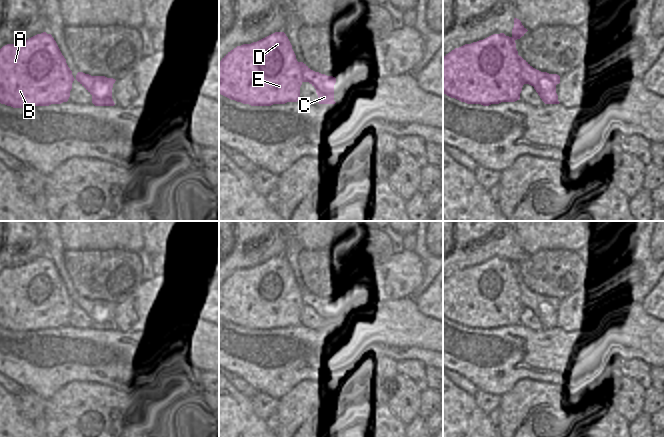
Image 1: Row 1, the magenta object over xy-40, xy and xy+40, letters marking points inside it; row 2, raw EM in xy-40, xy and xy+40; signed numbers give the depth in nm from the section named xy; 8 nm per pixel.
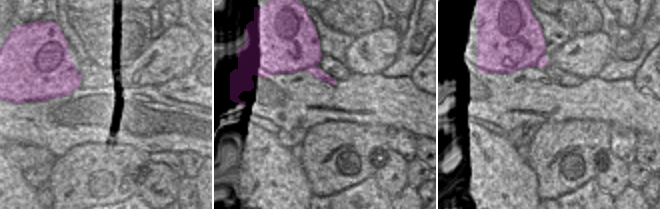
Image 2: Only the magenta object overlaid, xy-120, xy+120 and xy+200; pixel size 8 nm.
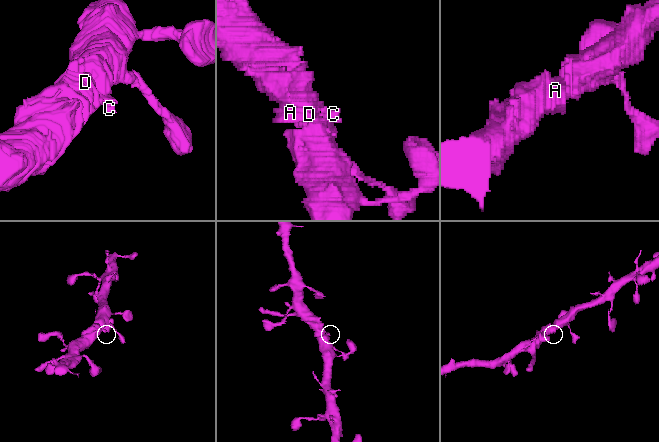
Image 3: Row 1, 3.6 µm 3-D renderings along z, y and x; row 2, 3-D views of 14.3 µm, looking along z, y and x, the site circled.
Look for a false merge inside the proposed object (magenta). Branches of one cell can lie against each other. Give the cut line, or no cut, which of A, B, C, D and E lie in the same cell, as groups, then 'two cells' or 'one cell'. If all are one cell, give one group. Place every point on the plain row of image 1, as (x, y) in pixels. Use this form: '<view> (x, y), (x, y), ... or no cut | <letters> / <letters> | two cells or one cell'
no cut | A B C D E | one cell

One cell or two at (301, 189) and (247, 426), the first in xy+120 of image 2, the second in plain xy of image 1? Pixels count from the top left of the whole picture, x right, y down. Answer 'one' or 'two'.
one

